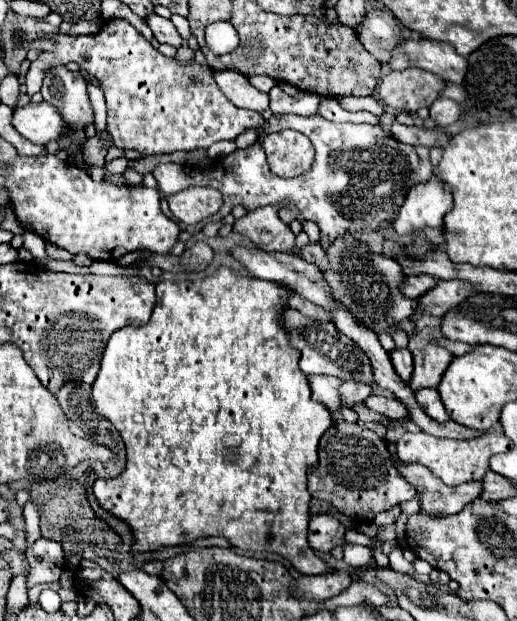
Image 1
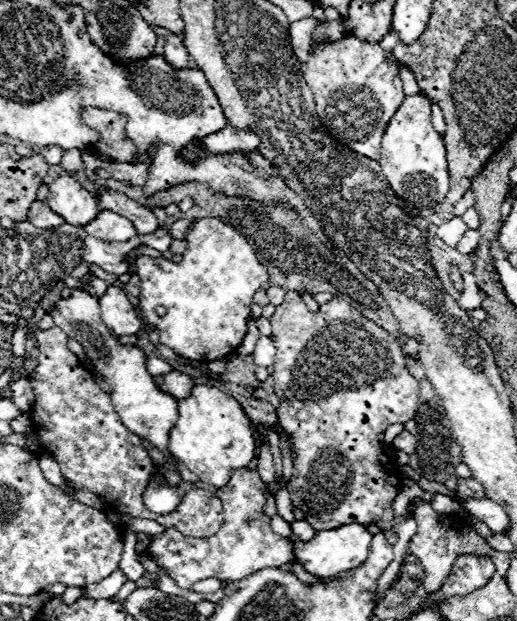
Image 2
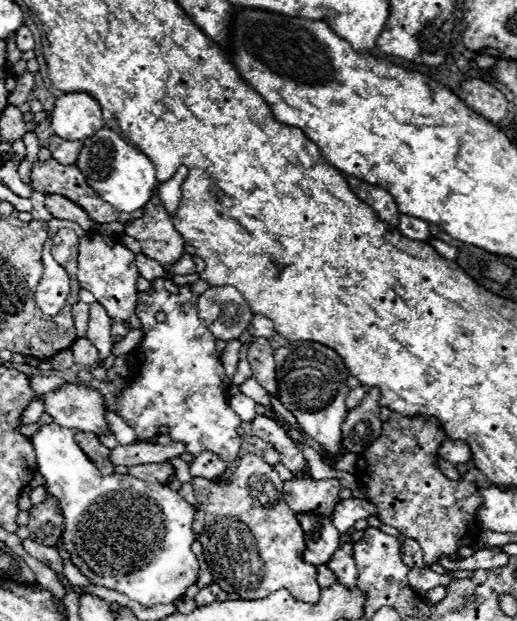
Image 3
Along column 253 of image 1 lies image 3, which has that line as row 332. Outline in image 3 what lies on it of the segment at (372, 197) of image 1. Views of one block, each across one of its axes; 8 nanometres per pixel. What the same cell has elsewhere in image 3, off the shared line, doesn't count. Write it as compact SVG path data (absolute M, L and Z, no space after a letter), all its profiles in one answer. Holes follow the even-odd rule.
M164 278L152 280L150 292L138 292L136 314L142 322L144 340L134 350L134 358L140 376L118 394L116 412L144 440L156 436L158 428L166 424L170 438L188 446L186 454L214 452L230 464L238 460L242 438L236 428L242 420L226 402L228 376L218 360L214 336L198 318L196 300L198 296L190 292L190 286L176 286ZM158 312L166 314L164 322L156 320L154 314Z

